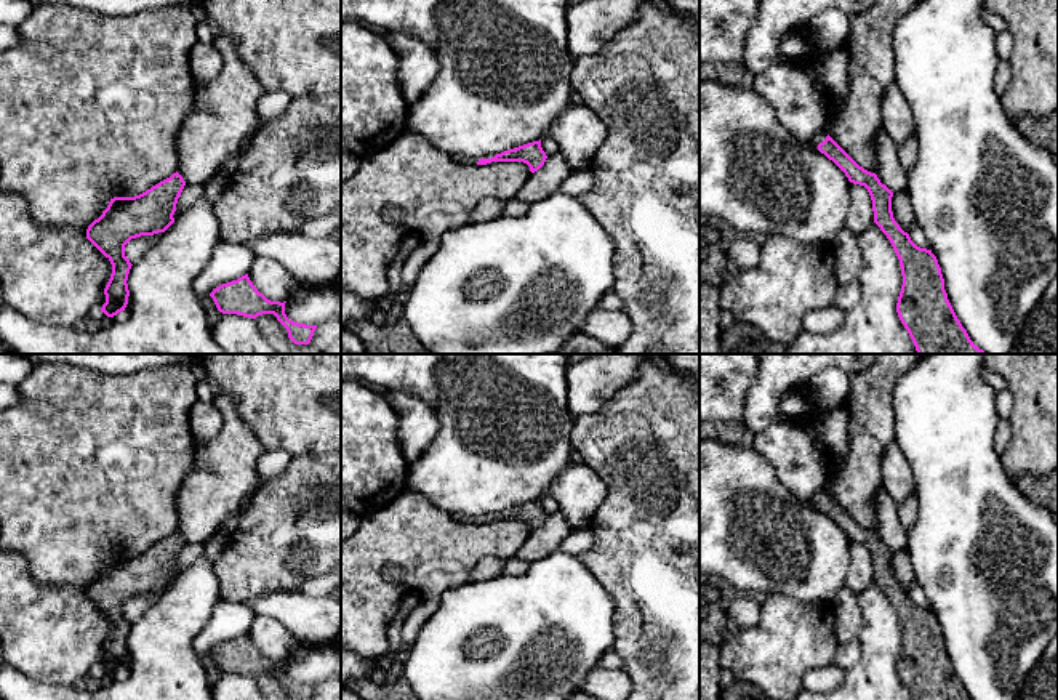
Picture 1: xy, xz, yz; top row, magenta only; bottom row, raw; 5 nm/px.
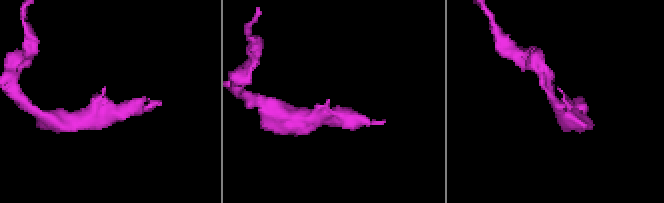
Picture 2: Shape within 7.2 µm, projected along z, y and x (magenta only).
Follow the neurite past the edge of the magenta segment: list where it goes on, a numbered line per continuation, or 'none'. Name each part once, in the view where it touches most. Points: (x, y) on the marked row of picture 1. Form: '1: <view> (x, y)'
1: xz (469, 160)

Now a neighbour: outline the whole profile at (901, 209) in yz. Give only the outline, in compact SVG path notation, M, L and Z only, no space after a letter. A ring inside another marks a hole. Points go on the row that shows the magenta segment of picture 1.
M906 191L895 192L892 197L892 211L895 221L904 232L909 232L916 223L911 200Z

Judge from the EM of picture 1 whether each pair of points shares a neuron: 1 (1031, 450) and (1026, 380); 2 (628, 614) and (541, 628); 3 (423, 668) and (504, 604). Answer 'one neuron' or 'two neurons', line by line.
1: one neuron
2: two neurons
3: one neuron

